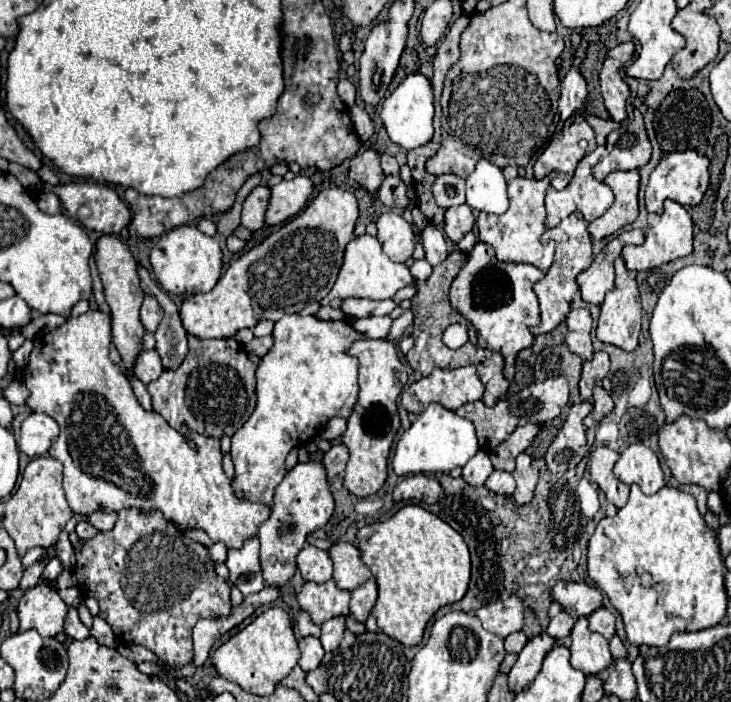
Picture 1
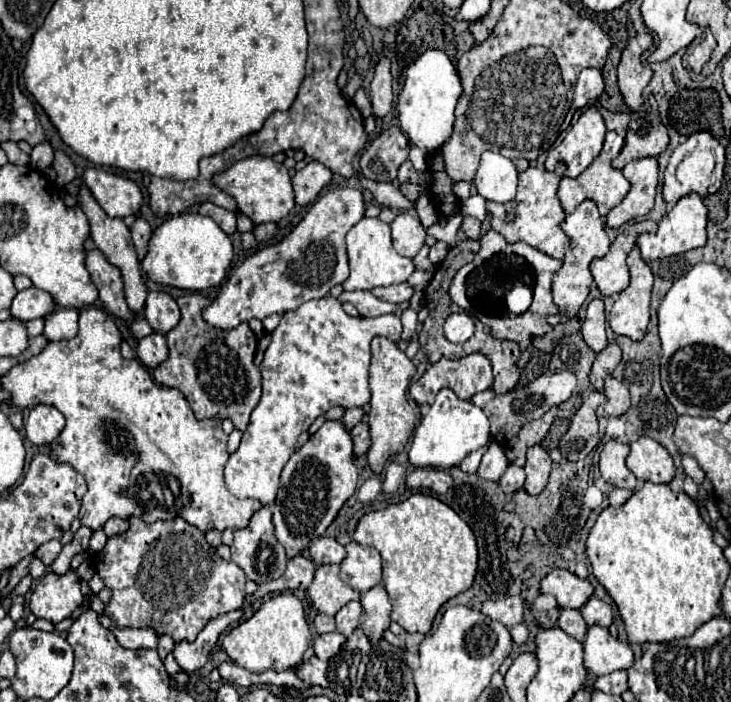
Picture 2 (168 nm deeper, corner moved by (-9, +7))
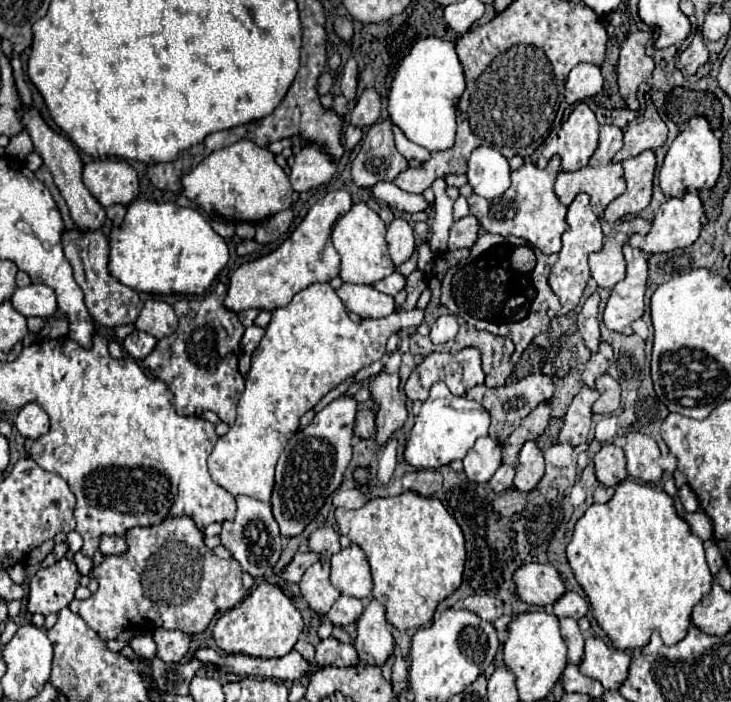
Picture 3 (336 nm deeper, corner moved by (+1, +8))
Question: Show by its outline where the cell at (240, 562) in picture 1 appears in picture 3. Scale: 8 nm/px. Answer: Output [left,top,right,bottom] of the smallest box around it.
[220,497,282,579]

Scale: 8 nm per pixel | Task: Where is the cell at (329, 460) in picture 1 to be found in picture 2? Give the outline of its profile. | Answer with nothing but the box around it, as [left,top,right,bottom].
[350,422,370,456]

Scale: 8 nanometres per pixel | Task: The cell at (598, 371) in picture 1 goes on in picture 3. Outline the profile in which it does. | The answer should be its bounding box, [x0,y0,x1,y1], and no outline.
[582,343,612,389]

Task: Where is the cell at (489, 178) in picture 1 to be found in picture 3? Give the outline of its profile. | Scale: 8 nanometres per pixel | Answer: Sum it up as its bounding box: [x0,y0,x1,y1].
[468,147,510,199]

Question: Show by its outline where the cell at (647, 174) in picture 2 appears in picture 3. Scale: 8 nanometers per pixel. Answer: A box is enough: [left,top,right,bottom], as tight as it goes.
[604,151,656,223]

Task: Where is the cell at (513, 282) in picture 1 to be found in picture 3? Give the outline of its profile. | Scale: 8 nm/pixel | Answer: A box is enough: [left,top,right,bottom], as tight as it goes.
[440,233,560,363]

